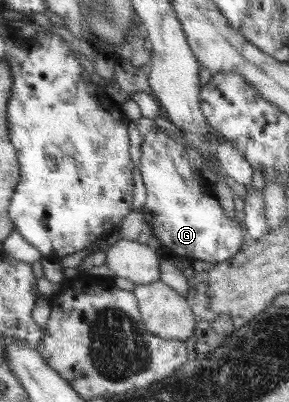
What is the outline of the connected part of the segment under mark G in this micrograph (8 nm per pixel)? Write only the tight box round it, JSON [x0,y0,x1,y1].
[141,128,247,262]

